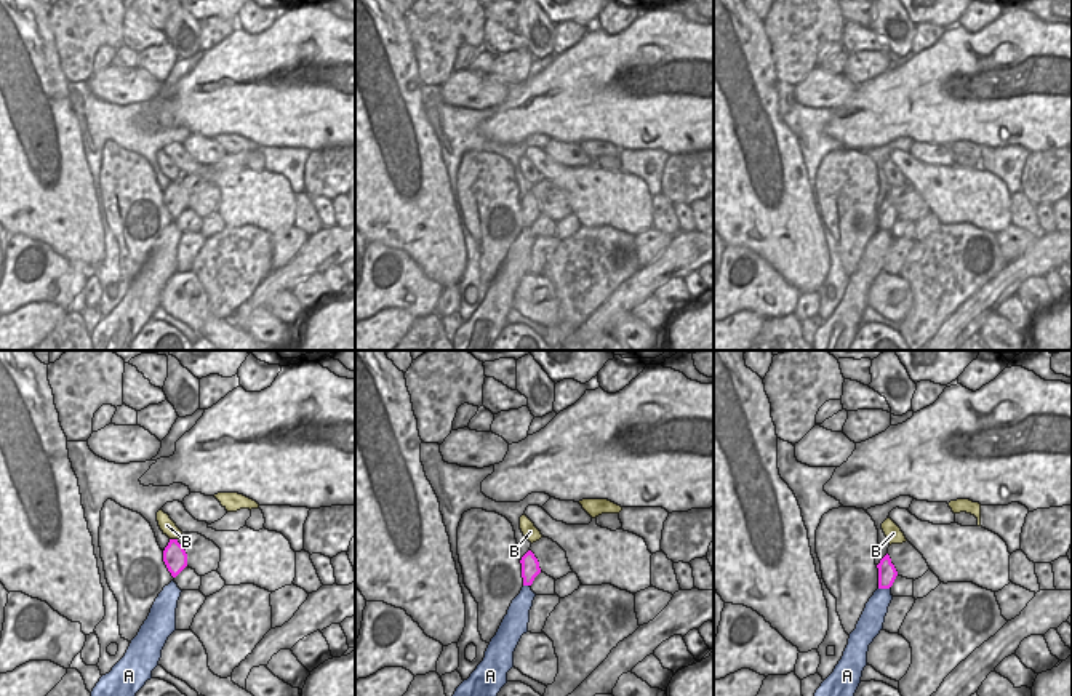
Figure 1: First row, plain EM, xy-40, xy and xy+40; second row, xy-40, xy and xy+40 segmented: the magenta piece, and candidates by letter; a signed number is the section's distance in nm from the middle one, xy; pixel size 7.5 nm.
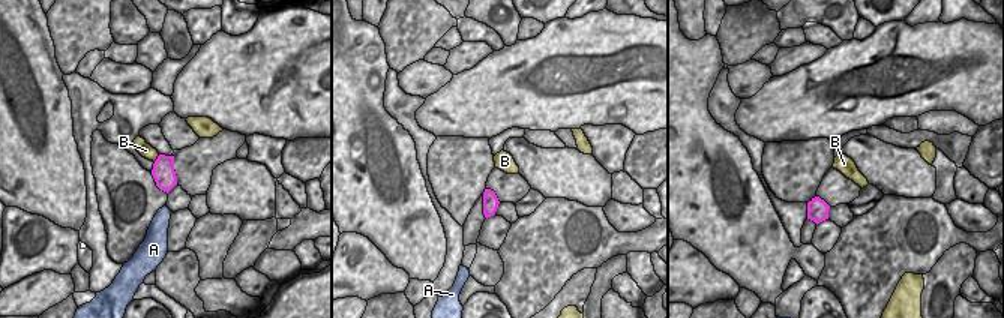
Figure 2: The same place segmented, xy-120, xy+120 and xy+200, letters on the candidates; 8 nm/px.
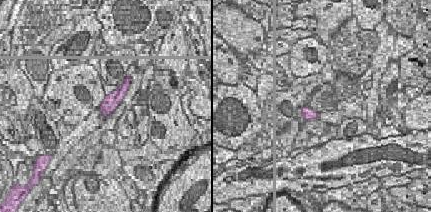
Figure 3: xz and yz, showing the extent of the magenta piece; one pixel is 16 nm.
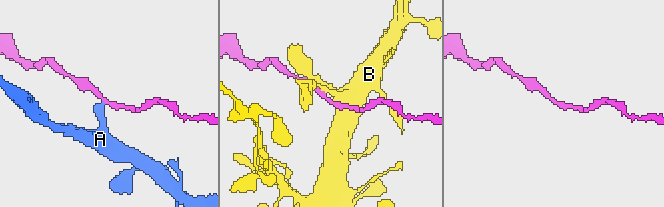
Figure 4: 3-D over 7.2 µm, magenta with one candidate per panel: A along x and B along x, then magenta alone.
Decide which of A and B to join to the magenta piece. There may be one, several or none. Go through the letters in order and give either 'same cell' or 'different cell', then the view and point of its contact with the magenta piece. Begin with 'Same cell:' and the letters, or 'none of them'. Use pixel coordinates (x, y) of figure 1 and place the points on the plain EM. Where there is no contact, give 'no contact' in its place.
Same cell: none of them
A: different cell; contact xy+40 (884, 229)
B: different cell; contact xy-40 (173, 181)

